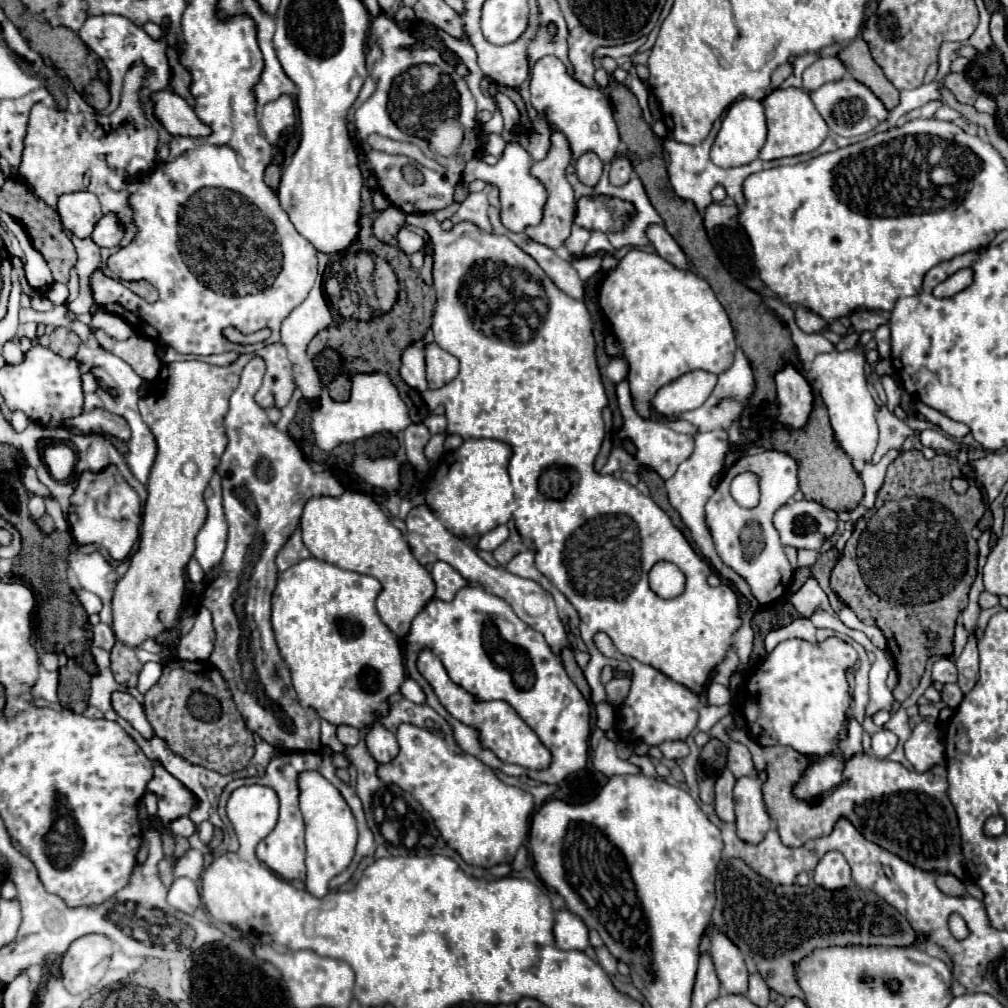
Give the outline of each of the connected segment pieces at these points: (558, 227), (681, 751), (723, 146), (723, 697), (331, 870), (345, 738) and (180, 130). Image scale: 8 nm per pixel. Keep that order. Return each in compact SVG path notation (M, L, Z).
M552 130L550 142L552 142L552 146L550 146L548 156L542 162L534 162L534 166L532 166L532 176L536 176L548 190L548 202L546 202L546 208L544 208L544 218L542 218L542 222L538 226L526 228L526 234L532 240L536 240L538 244L544 244L544 246L556 250L556 248L564 246L566 238L570 236L576 198L574 198L572 186L566 180L566 166L572 162L572 150L570 150L568 138L560 130Z
M672 740L672 742L662 742L658 746L662 750L662 754L666 758L672 758L672 760L678 760L678 758L684 758L688 756L688 746L684 740Z
M742 98L742 100L736 100L734 104L730 104L730 108L720 124L720 130L714 138L710 158L720 168L744 166L744 164L750 164L752 160L758 158L758 152L764 146L764 140L766 140L766 118L764 118L762 102Z
M712 682L706 690L706 702L708 704L714 704L714 706L722 706L722 704L728 704L732 700L730 696L730 690L718 682Z
M302 772L300 784L300 810L306 822L306 890L312 896L324 896L328 892L328 882L340 874L351 863L356 848L356 822L342 800L340 792L324 780L318 772Z
M338 726L336 736L344 746L354 746L360 740L360 732L356 728L352 728L352 726Z
M172 90L154 94L154 112L172 136L208 136L212 130L196 116L188 100Z

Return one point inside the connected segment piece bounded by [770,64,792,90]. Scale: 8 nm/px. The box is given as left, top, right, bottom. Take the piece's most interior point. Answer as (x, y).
(782, 72)

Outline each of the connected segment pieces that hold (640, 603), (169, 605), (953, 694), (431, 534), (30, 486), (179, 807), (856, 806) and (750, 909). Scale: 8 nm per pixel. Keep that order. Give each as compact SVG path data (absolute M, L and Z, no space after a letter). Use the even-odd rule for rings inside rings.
M422 212L408 214L406 222L424 228L432 240L436 290L436 310L432 320L434 342L460 360L460 374L452 382L438 390L426 390L422 396L426 402L444 404L448 420L446 436L460 434L464 440L492 438L512 446L508 474L516 498L514 524L524 538L530 538L536 544L536 568L580 614L582 640L592 656L584 668L584 676L592 688L592 702L606 702L606 692L600 682L604 666L612 666L624 674L630 672L626 662L616 662L598 652L592 642L596 632L606 632L618 650L632 652L636 660L654 666L690 692L700 694L706 688L712 670L726 658L734 632L742 626L738 596L728 584L714 588L706 582L710 574L708 564L692 550L682 532L650 496L644 496L636 486L624 480L594 472L594 458L604 438L602 408L608 404L608 398L596 364L596 344L586 304L558 290L536 260L506 236L480 232L480 228L468 222L458 222L452 230L442 230L434 214ZM504 270L522 270L530 276L530 282L524 284L524 302L522 288L516 288L514 280L502 278L506 274ZM554 464L570 466L578 474L570 492L560 500L544 498L538 492L542 472ZM658 560L686 564L686 590L682 596L662 600L650 590L648 572Z
M276 342L270 346L260 348L252 354L240 354L232 364L228 366L212 366L202 360L184 360L184 362L172 362L164 364L158 372L158 378L154 380L150 388L150 396L140 400L140 414L144 422L150 426L152 434L158 442L158 456L156 464L152 466L152 474L148 480L148 498L144 504L144 516L142 516L142 530L140 530L140 542L136 554L130 558L128 572L118 580L116 592L114 592L114 634L116 640L134 648L146 638L156 638L170 626L176 626L178 612L184 598L184 566L194 554L194 538L198 530L204 524L206 516L206 504L204 504L204 488L208 486L224 450L228 444L225 428L222 421L228 412L228 398L238 388L242 368L254 358L260 356L266 362L266 374L260 390L256 392L256 402L262 408L284 408L292 392L296 390L296 380L292 374L292 362L288 360L286 346Z
M944 684L944 688L942 688L942 700L944 700L950 708L956 708L956 706L960 704L962 696L964 696L964 694L960 692L958 684Z
M420 504L416 508L410 510L410 514L406 516L406 528L408 528L408 544L412 548L412 554L416 556L416 560L420 564L434 564L436 560L444 560L448 562L454 570L458 570L468 582L480 584L486 592L492 592L496 596L500 596L502 600L506 600L512 610L516 612L516 616L520 620L524 620L528 626L532 626L534 630L538 630L548 646L552 648L552 652L556 656L562 656L562 650L568 648L568 640L566 640L566 630L556 614L556 604L552 600L552 596L540 588L540 584L536 584L534 580L524 580L520 576L512 576L510 572L506 572L504 568L492 568L488 566L472 546L468 546L464 540L456 538L454 534L450 534L440 522L436 522L434 514L428 510L428 506Z
M28 466L26 468L26 472L24 472L24 486L26 486L26 490L28 492L32 492L32 494L36 494L36 496L42 496L42 498L52 498L52 494L50 494L50 490L38 480L38 476L36 476L36 472Z
M154 764L154 778L148 782L148 790L162 798L158 804L160 822L170 822L182 814L188 814L194 804L192 794L174 776L160 768L160 764Z
M750 738L744 740L742 744L748 746L748 750L754 756L756 770L766 770L768 780L764 784L764 802L768 808L768 814L776 818L778 832L784 844L788 846L802 846L808 840L816 840L820 836L828 836L834 828L834 824L840 818L846 818L854 824L854 828L870 842L882 846L884 850L900 856L904 862L912 864L918 870L932 872L932 874L952 874L960 880L966 878L966 868L964 868L964 854L962 854L962 840L960 840L960 828L958 828L958 816L954 812L954 806L950 798L946 796L946 768L944 766L932 766L926 772L914 772L906 770L902 764L892 762L892 760L878 760L876 756L870 754L852 754L850 758L844 758L844 772L842 772L842 782L828 792L824 792L818 802L804 802L794 796L794 786L802 780L804 770L812 764L812 760L800 752L796 752L790 746L760 746Z
M724 858L718 866L712 922L756 962L758 972L772 990L804 1002L806 996L796 978L796 966L810 956L814 948L850 944L908 948L926 940L926 936L910 926L906 916L874 892L858 888L854 882L840 890L826 890L814 882L808 886L776 886L738 858Z

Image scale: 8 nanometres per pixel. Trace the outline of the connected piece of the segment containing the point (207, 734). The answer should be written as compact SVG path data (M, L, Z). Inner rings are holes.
M170 660L156 686L146 692L144 708L154 734L166 740L172 752L192 764L200 764L220 774L246 768L254 756L254 736L246 728L230 688L218 668L210 662Z

